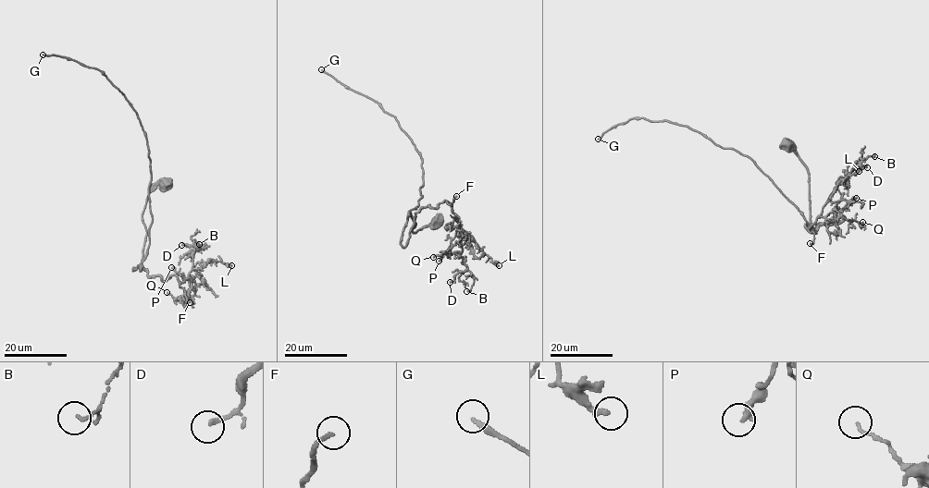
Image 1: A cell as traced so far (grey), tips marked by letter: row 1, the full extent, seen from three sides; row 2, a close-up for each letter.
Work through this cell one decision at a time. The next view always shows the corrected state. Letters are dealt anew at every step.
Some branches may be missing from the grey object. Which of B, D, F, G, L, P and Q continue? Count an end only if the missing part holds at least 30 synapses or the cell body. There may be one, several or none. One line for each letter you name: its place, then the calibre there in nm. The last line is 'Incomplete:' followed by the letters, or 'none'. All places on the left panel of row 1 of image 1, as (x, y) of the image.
F: (190, 302) | 200 nm
G: (43, 54) | 200 nm
L: (231, 265) | 220 nm
Incomplete: F, G, L

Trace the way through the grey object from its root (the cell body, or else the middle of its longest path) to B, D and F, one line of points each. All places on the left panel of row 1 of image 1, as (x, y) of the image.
B: (165, 183), (146, 201), (142, 264), (133, 270), (182, 283), (192, 249), (205, 247), (199, 244)
D: (165, 183), (146, 201), (142, 264), (133, 270), (183, 282), (199, 247), (181, 245)
F: (165, 183), (153, 189), (146, 201), (142, 264), (133, 270), (142, 266), (163, 281), (175, 275), (190, 302)

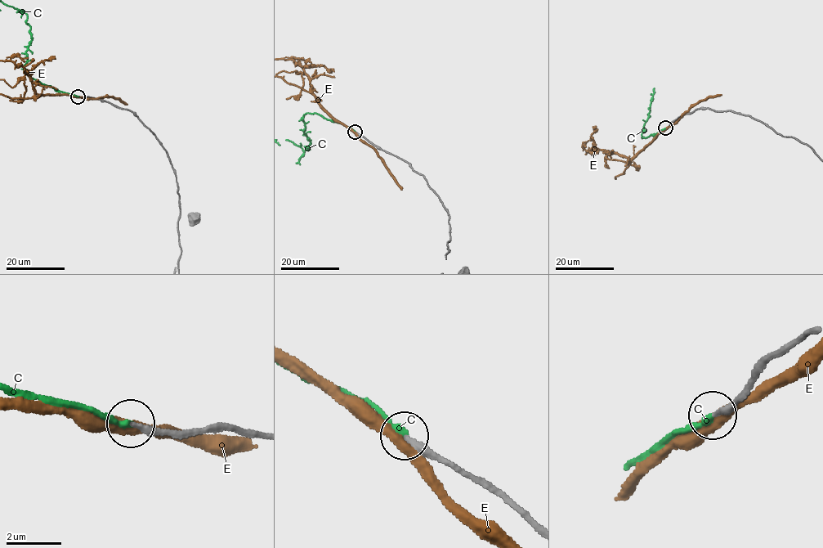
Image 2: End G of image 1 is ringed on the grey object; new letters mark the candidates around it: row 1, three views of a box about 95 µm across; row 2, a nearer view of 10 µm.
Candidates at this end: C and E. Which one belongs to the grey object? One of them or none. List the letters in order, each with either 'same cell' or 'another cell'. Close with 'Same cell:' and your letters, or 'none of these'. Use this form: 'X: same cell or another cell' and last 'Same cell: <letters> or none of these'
C: same cell
E: another cell
Same cell: C

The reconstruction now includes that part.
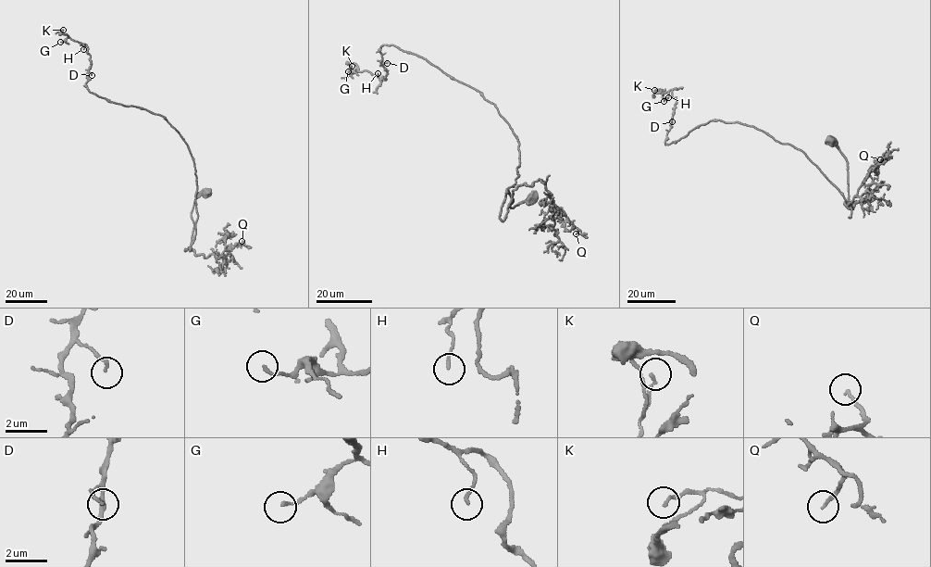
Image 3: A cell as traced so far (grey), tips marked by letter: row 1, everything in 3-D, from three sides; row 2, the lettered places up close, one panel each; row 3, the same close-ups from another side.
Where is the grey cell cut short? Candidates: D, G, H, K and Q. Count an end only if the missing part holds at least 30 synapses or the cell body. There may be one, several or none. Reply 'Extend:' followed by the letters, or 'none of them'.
Extend: Q

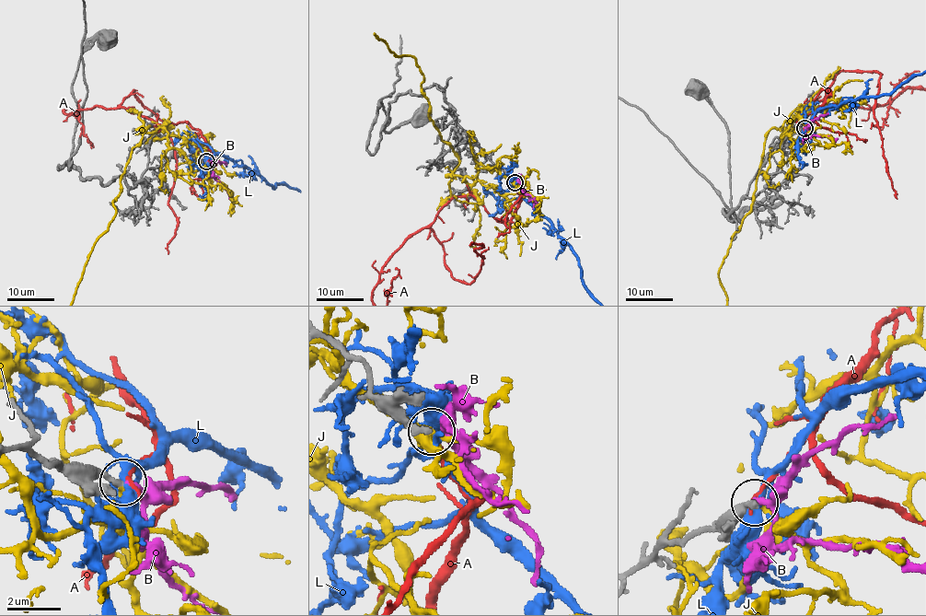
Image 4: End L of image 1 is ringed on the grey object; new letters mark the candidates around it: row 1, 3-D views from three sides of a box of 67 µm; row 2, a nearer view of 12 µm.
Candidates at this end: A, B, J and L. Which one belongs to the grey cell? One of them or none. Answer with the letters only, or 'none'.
B

